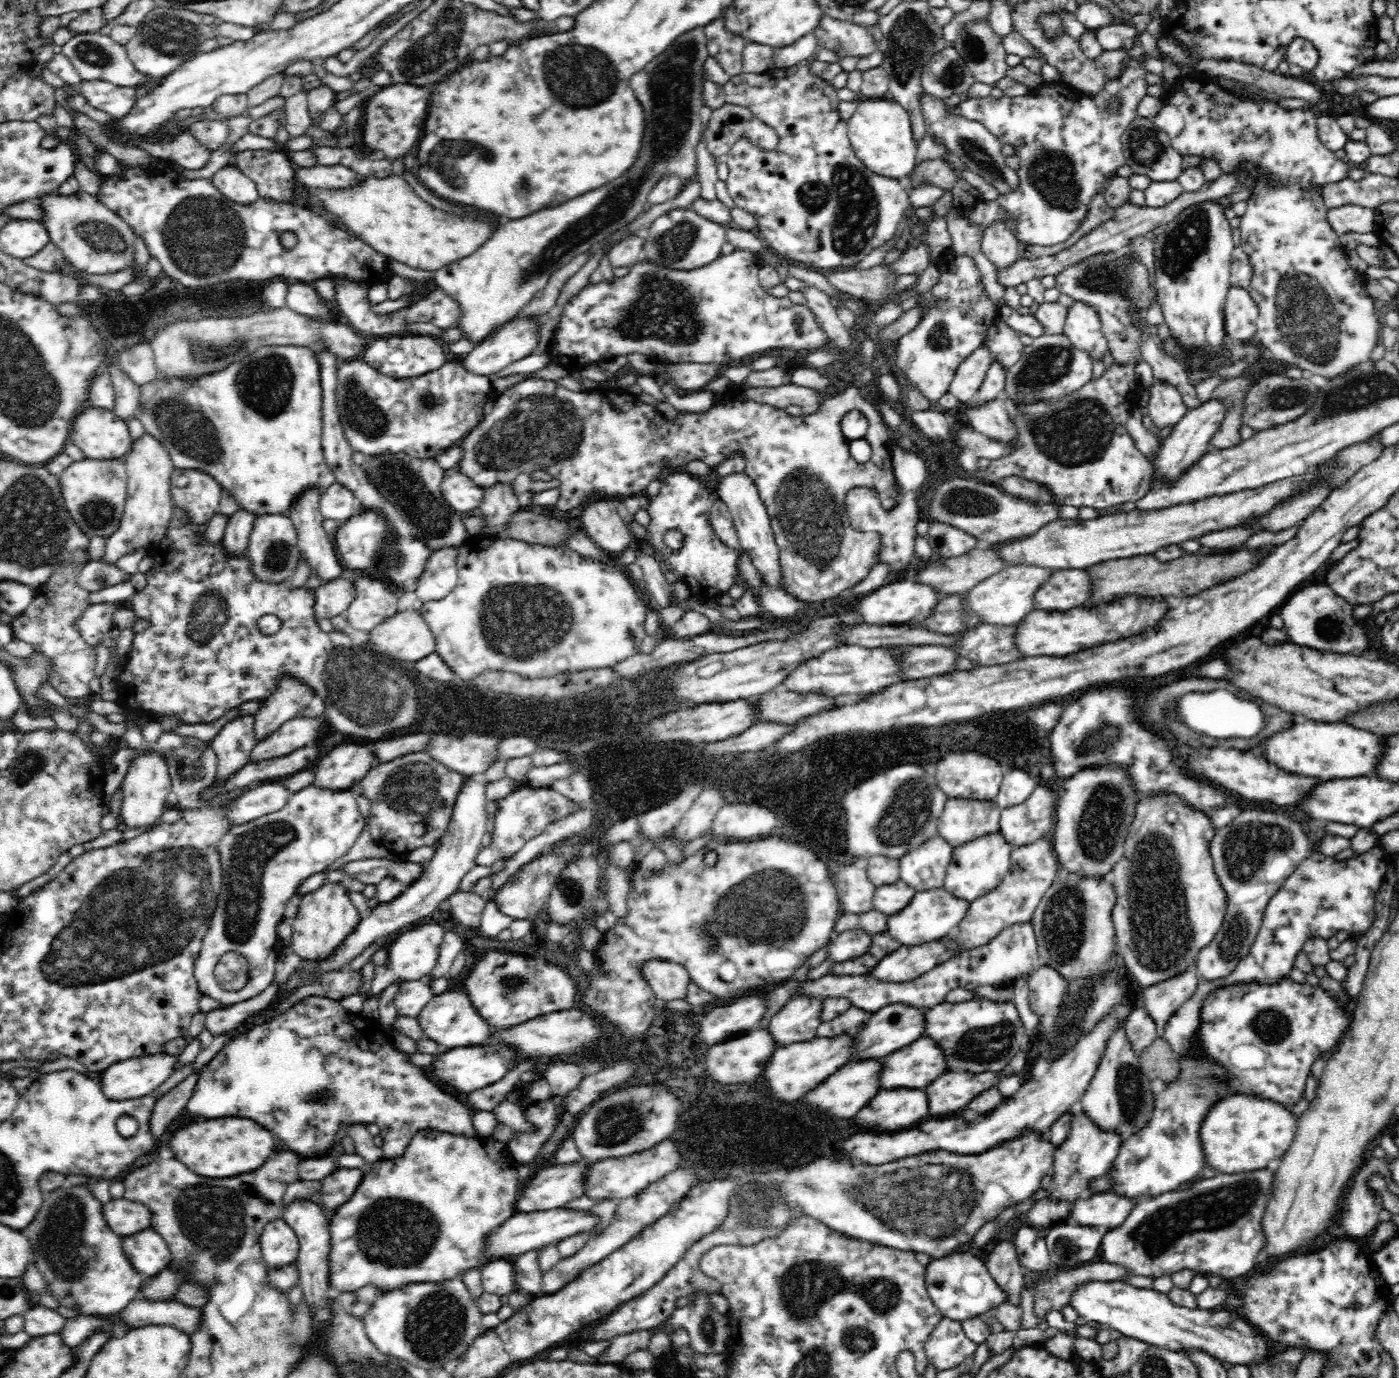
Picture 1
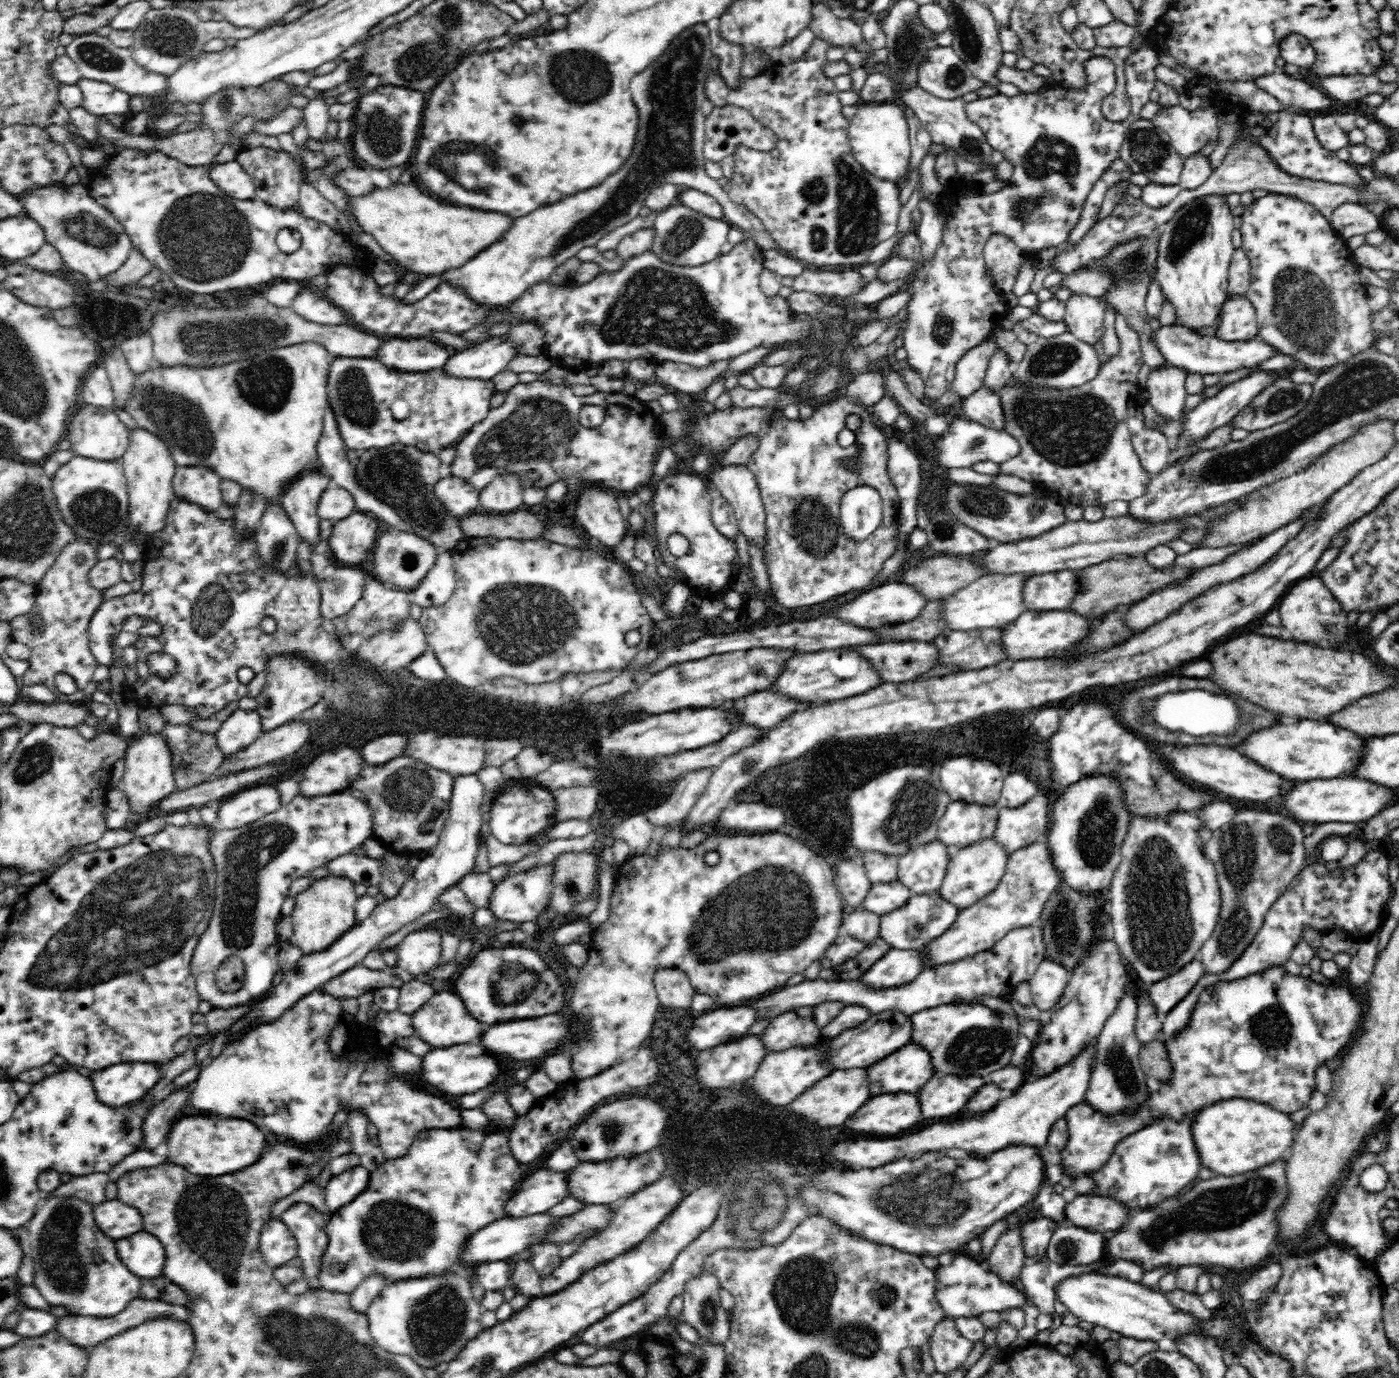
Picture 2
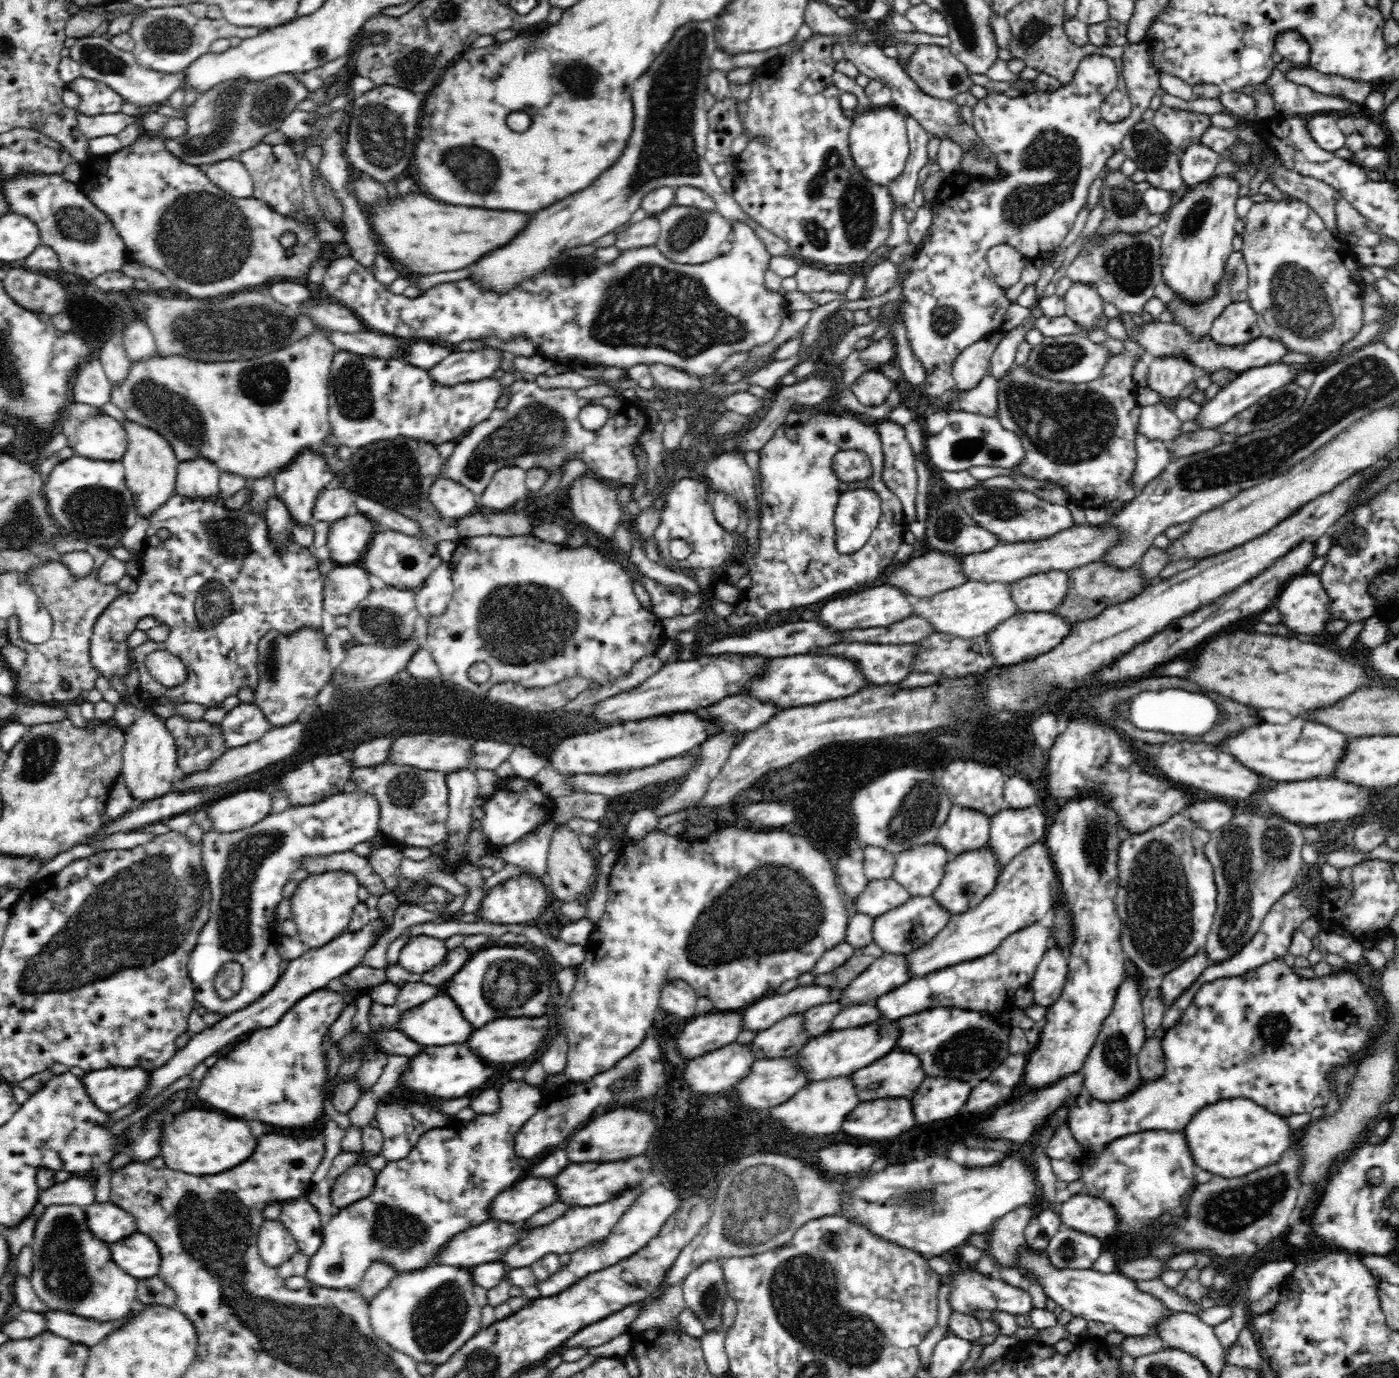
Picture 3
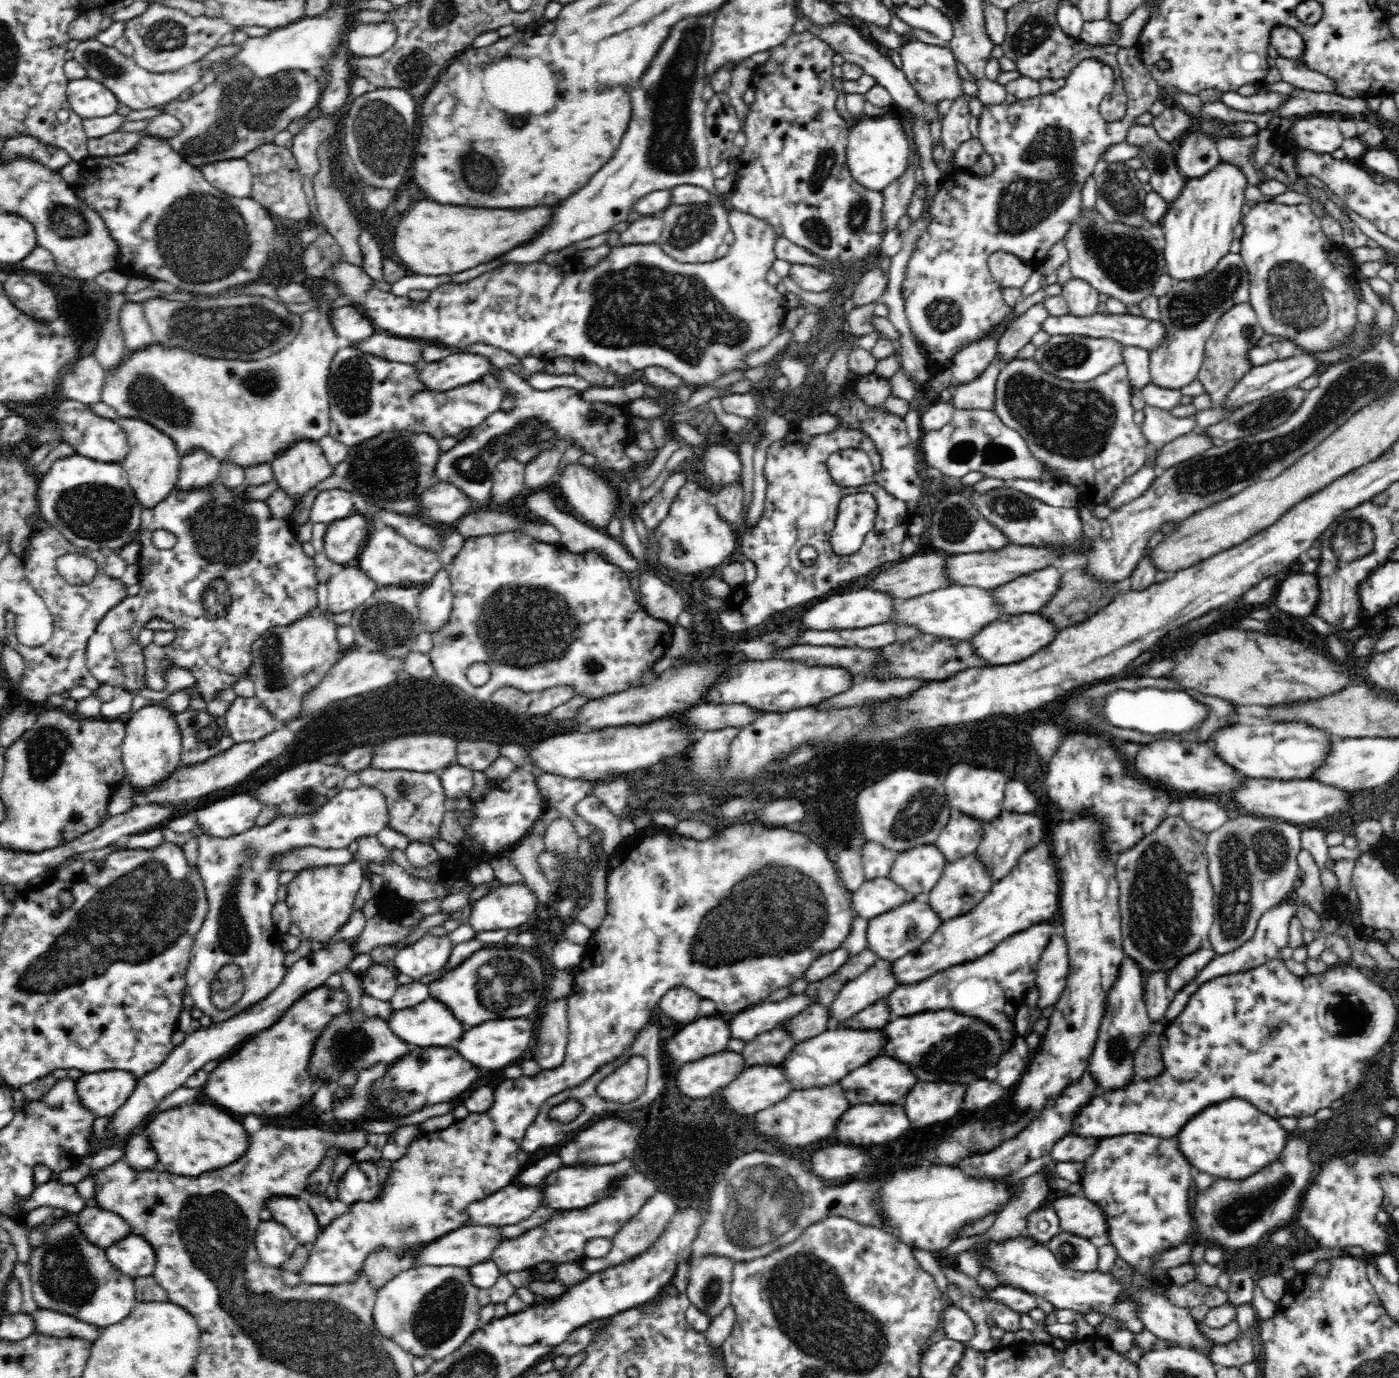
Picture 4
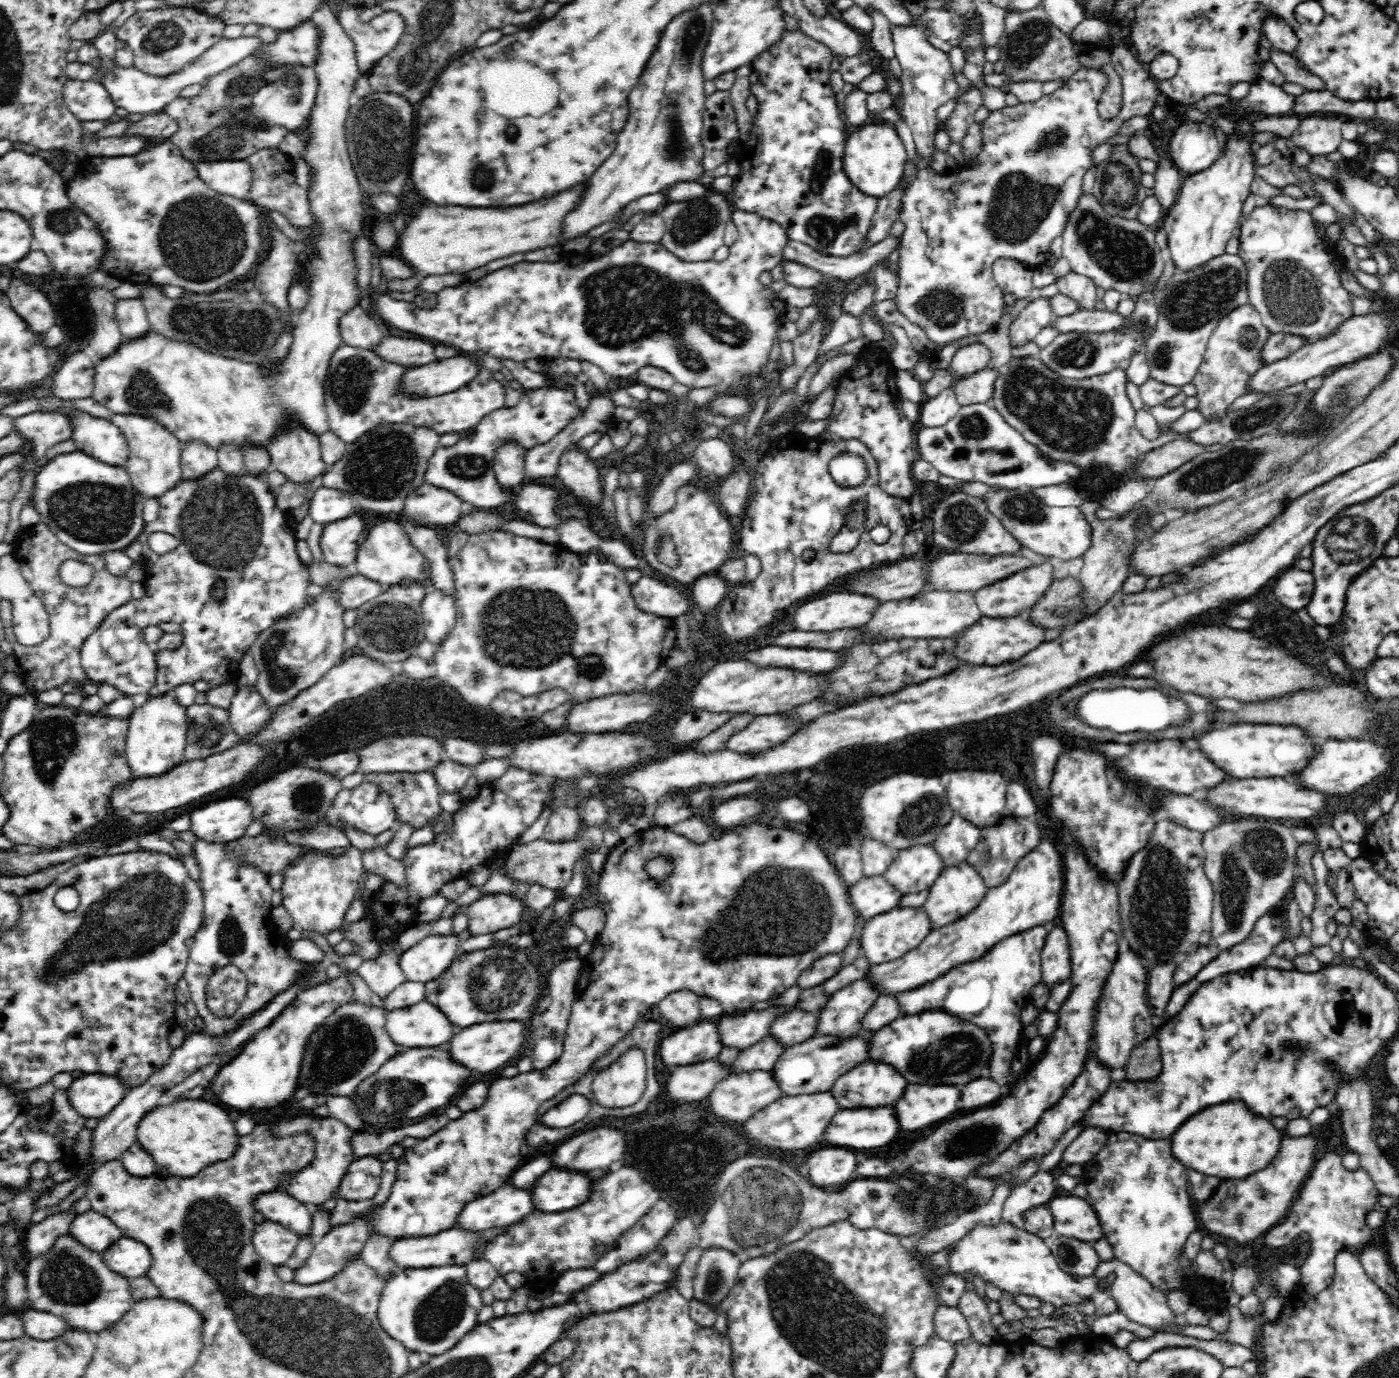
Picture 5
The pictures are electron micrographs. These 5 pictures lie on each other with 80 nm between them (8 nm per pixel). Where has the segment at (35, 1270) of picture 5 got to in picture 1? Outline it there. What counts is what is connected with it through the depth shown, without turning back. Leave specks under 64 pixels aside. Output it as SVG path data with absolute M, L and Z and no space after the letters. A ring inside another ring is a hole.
M66 1185L45 1193L38 1215L28 1227L21 1229L32 1246L32 1257L37 1270L42 1272L48 1295L56 1297L58 1304L71 1307L77 1314L108 1316L124 1310L138 1296L149 1277L138 1273L126 1259L122 1249L122 1236L110 1229L103 1216L103 1204L94 1199L92 1193L80 1185Z

